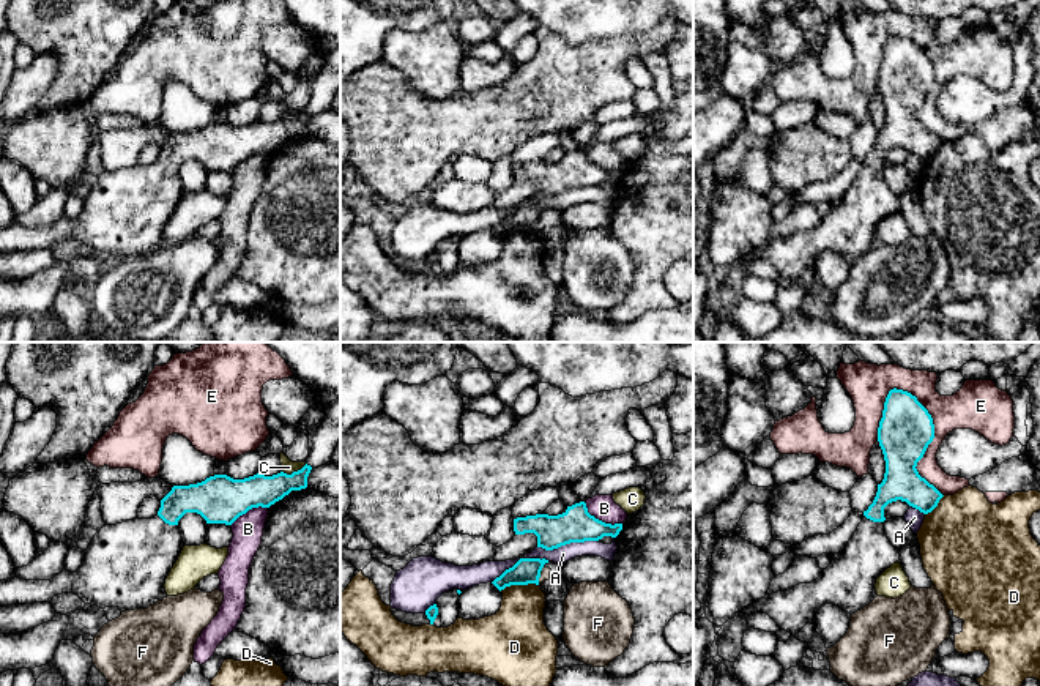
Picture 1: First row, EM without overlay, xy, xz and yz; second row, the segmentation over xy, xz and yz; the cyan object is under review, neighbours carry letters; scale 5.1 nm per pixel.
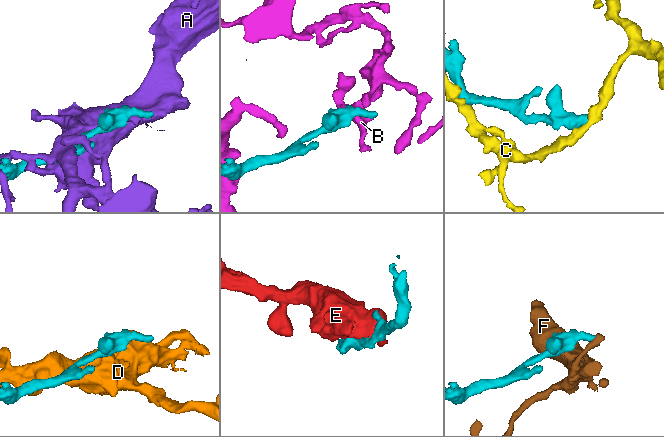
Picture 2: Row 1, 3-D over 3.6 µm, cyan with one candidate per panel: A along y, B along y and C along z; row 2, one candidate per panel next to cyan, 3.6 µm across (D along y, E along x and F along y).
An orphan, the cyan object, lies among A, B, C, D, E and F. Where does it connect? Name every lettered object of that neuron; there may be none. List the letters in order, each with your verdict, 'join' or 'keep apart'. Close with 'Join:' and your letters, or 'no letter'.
A: keep apart
B: keep apart
C: keep apart
D: keep apart
E: keep apart
F: keep apart
Join: no letter

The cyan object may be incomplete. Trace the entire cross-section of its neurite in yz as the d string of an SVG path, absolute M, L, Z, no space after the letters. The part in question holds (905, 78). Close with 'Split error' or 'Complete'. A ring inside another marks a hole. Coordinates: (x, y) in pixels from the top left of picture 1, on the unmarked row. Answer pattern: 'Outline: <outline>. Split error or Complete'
Outline: M890 36L878 74L884 126L852 185L816 227L766 241L744 254L739 263L763 259L796 282L815 267L823 251L835 251L851 262L868 252L878 243L876 226L900 207L900 196L884 178L884 155L901 147L928 161L944 144L916 115L933 85L934 71L928 57L911 39Z. Split error

